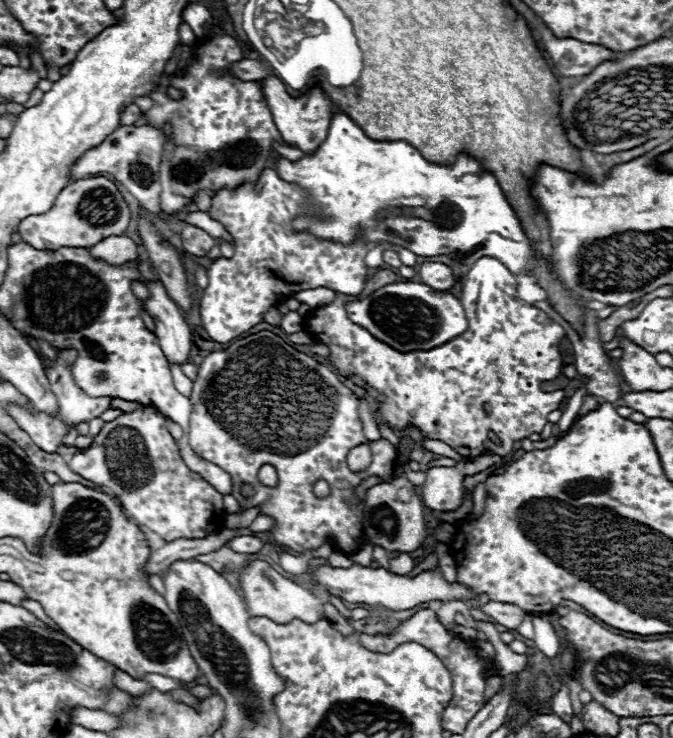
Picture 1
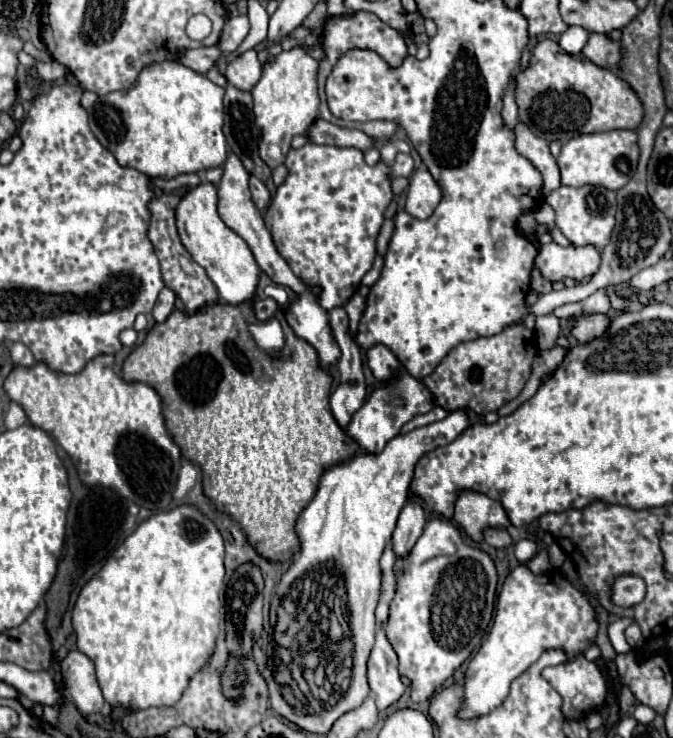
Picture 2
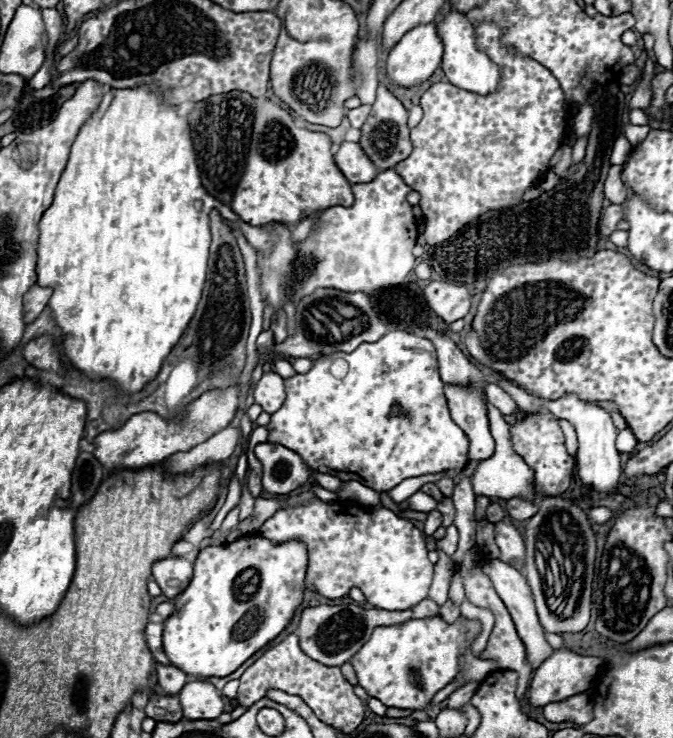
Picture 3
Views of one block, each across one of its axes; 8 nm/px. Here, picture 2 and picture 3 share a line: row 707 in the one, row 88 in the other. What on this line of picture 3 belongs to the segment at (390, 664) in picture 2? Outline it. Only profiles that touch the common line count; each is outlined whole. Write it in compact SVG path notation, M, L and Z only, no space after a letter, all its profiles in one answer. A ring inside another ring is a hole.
M380 84L376 102L372 104L372 112L366 120L366 124L362 126L362 138L360 138L362 150L368 154L368 158L380 170L394 168L398 162L402 162L404 158L410 156L412 142L410 142L410 130L406 126L406 120L408 120L408 110L402 106L402 102L384 84Z

